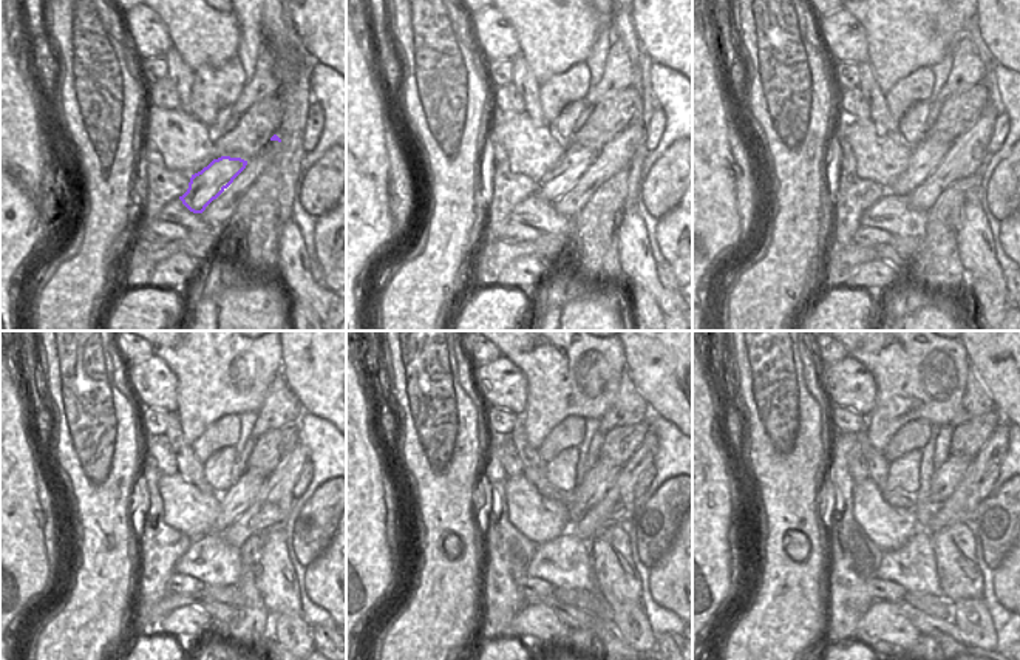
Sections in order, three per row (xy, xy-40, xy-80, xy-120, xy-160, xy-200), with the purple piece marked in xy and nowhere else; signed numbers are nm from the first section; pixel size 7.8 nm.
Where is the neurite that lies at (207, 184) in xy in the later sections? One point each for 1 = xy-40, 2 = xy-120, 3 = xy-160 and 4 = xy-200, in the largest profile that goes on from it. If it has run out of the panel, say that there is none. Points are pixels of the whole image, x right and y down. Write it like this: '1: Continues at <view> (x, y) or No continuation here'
1: Continues at xy-40 (563, 176)
2: Continues at xy-120 (241, 495)
3: Continues at xy-160 (598, 479)
4: Continues at xy-200 (957, 472).

